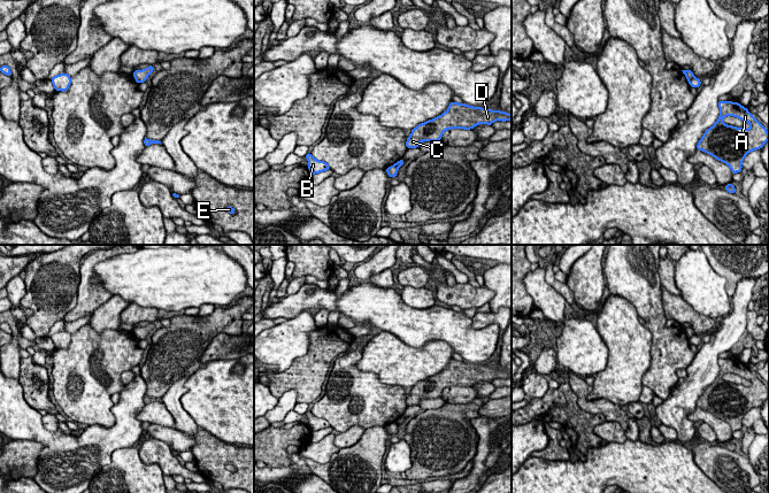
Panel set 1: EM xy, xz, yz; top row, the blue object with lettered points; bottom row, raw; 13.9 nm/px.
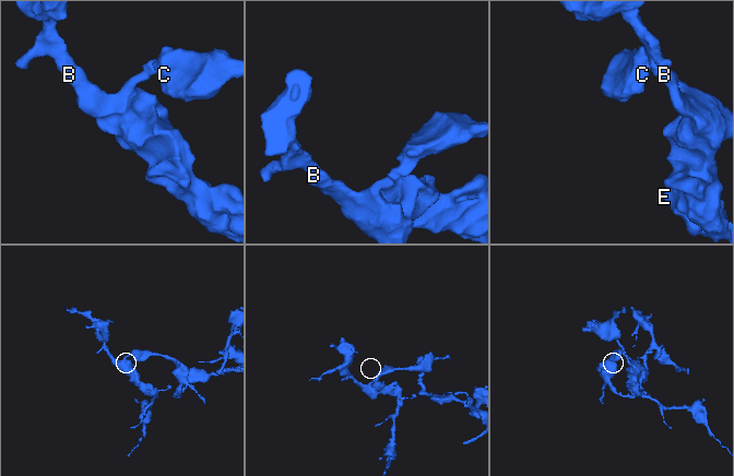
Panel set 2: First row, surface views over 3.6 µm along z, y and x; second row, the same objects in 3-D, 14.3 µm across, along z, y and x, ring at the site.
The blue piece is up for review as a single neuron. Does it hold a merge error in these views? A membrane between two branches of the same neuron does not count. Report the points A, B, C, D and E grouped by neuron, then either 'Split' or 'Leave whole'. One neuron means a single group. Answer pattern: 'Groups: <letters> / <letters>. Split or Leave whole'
Groups: A B E / C D. Split

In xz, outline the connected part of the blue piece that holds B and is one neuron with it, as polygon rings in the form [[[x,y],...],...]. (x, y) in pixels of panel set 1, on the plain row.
[[[307,410],[305,415],[308,417],[308,427],[312,432],[331,426],[326,419],[316,417],[312,410]]]

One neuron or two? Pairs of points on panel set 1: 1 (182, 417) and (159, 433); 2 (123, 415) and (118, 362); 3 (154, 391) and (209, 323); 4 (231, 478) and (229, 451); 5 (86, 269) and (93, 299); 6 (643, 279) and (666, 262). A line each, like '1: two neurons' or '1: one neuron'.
1: two neurons
2: two neurons
3: one neuron
4: one neuron
5: one neuron
6: two neurons

